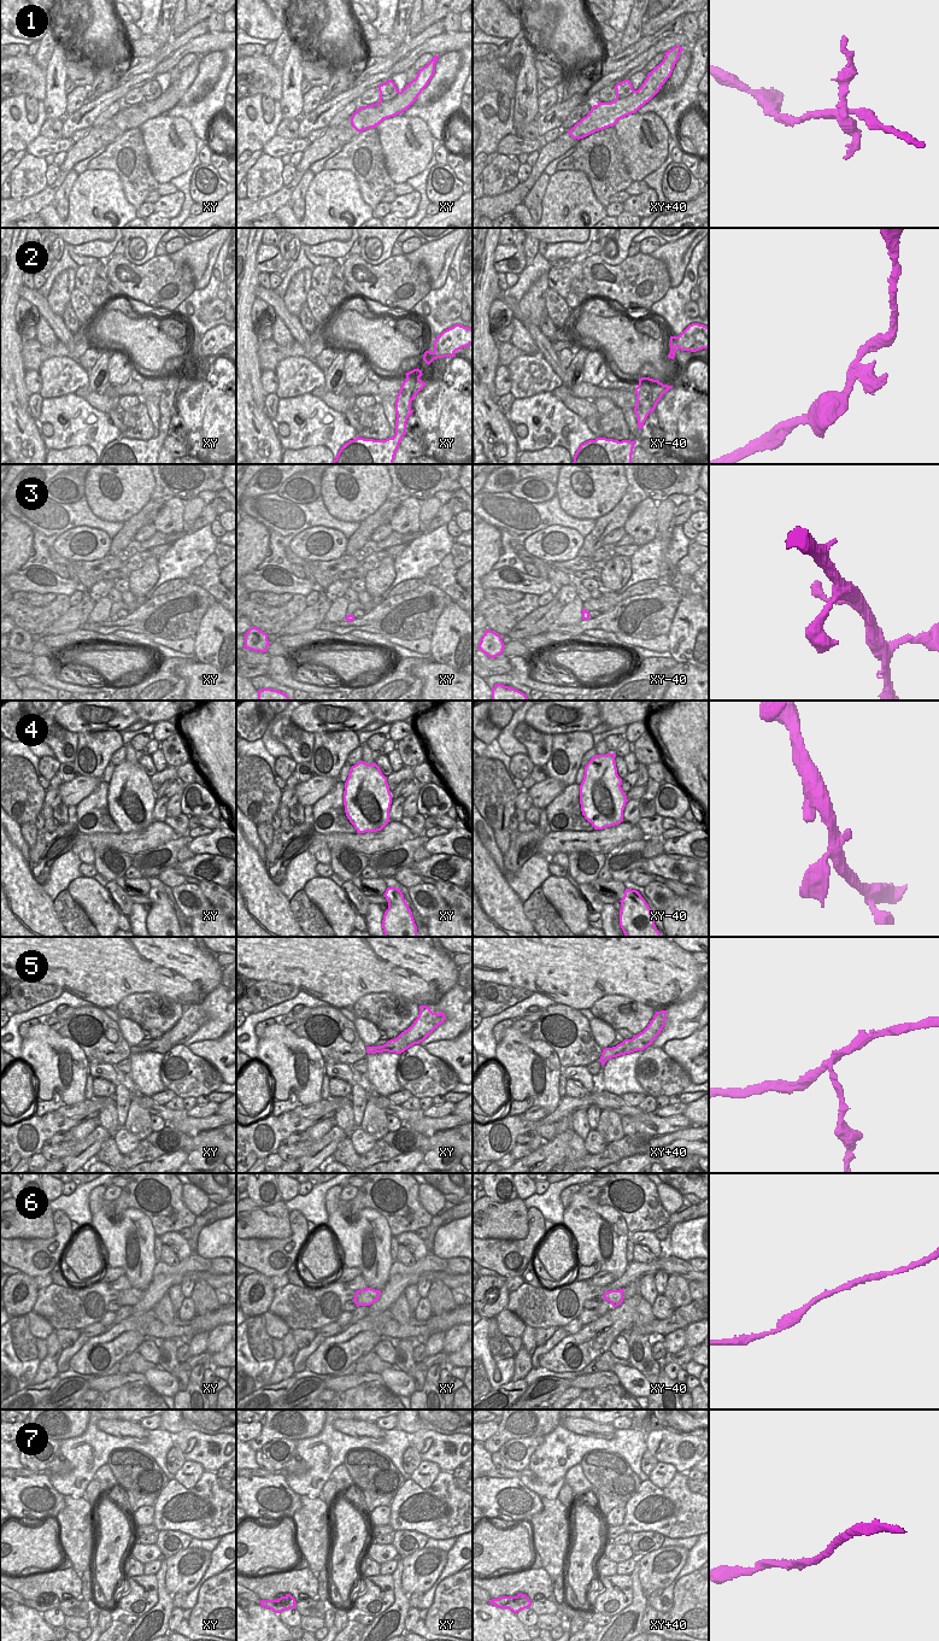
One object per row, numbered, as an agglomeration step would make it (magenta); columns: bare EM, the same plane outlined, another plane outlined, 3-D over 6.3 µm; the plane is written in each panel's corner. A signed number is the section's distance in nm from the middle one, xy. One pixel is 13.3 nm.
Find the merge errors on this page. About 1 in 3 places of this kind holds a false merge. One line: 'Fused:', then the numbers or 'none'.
Fused: 1, 5

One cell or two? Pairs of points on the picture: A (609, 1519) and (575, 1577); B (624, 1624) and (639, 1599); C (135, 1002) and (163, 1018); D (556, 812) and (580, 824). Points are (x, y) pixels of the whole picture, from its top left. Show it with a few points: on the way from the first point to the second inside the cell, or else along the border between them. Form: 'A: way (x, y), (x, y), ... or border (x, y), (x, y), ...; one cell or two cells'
A: border (600, 1517), (603, 1522); two cells
B: way (631, 1618), (638, 1605); one cell
C: way (142, 1008), (156, 1012); one cell
D: way (562, 812), (574, 820); one cell

